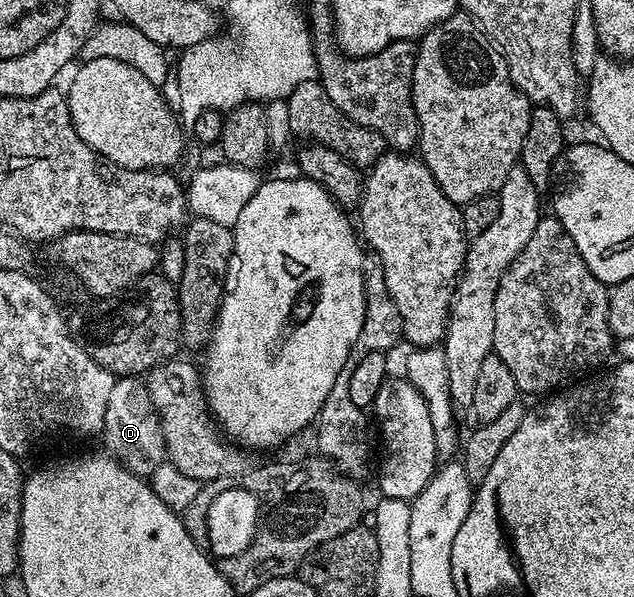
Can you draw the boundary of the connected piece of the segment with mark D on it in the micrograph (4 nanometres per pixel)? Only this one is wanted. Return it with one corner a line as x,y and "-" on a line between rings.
121,376
116,379
107,400
105,417
104,449
120,460
122,464
143,479
148,479
167,460
165,437
157,415
151,412
149,390
146,383
137,376

